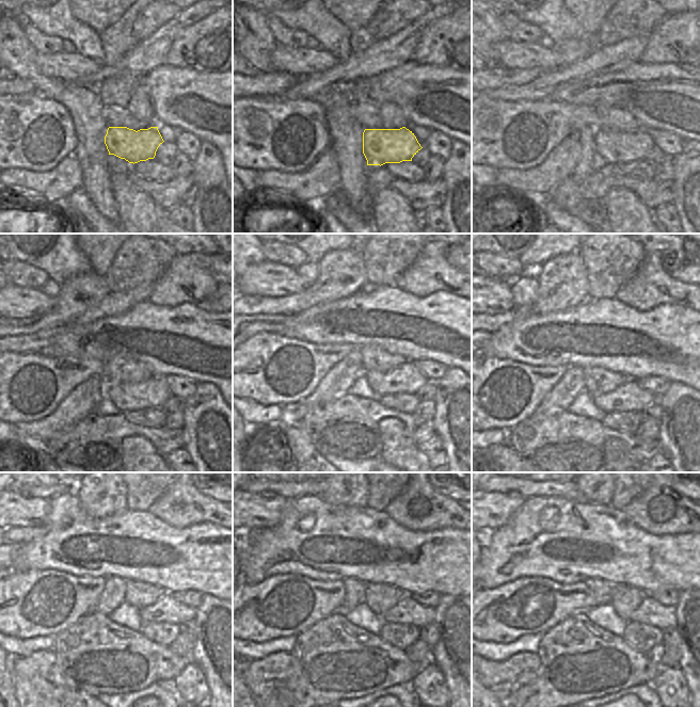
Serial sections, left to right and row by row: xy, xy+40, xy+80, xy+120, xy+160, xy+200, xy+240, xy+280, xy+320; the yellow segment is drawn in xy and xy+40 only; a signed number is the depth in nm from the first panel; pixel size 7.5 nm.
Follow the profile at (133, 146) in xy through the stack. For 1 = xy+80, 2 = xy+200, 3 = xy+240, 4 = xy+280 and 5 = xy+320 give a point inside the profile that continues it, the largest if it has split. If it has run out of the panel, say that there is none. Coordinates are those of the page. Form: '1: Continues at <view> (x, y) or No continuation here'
1: Continues at xy+80 (614, 146)
2: Continues at xy+200 (645, 371)
3: Continues at xy+240 (166, 610)
4: Continues at xy+280 (407, 611)
5: Continues at xy+320 (651, 612)

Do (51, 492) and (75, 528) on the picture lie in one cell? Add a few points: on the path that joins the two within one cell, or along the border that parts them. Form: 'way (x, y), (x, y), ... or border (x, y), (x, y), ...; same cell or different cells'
border (74, 488), (54, 495), (49, 500); different cells

